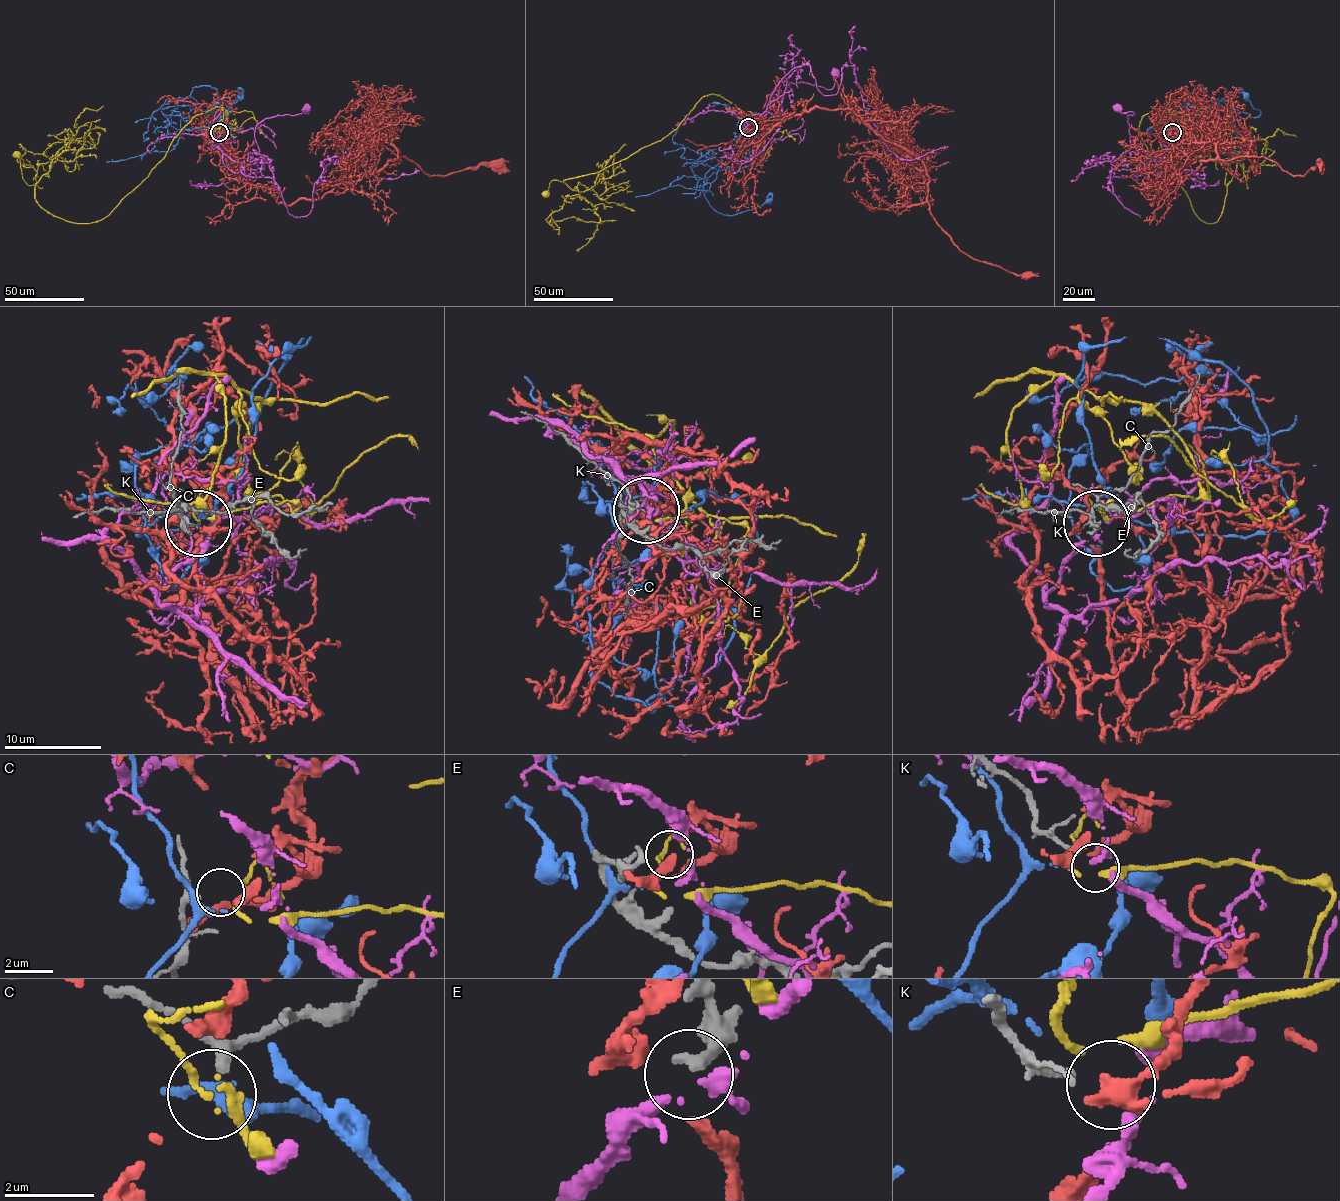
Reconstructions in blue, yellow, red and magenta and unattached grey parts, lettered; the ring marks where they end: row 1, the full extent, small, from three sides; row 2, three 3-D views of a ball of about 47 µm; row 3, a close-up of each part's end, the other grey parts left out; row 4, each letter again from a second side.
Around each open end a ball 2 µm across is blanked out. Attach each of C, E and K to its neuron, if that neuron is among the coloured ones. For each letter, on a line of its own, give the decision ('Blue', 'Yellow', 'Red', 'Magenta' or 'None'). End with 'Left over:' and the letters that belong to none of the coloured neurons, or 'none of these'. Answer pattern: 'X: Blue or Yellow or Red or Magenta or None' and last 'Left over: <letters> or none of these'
C: None
E: Red
K: None
Left over: C, K

